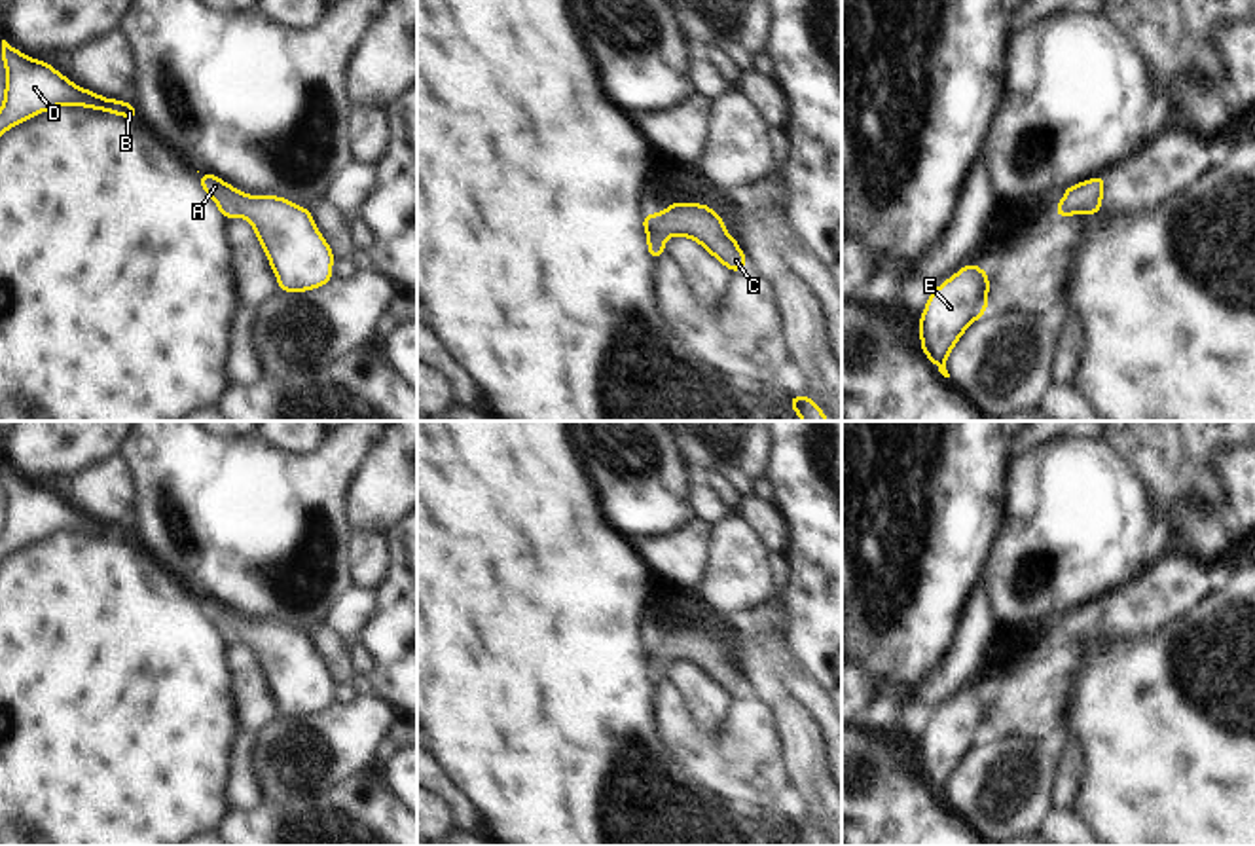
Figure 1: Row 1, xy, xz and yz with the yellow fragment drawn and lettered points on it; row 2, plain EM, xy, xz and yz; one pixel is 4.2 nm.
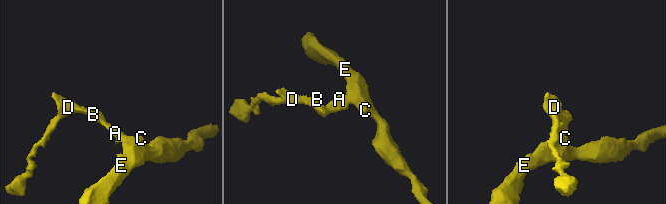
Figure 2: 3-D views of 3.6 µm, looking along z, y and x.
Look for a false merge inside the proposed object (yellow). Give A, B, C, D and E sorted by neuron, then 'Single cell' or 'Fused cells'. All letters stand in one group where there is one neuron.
Groups: A B C D E. Single cell

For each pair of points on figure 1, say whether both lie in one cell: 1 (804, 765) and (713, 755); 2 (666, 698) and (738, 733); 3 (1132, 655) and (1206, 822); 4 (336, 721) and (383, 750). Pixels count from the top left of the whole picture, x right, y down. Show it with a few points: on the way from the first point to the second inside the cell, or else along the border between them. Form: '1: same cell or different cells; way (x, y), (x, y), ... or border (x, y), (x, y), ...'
1: different cells; border (772, 719), (789, 786)
2: same cell; way (677, 719), (700, 742), (717, 742)
3: same cell; way (1153, 697), (1206, 750), (1206, 780)
4: different cells; border (385, 735), (374, 752), (376, 765)

